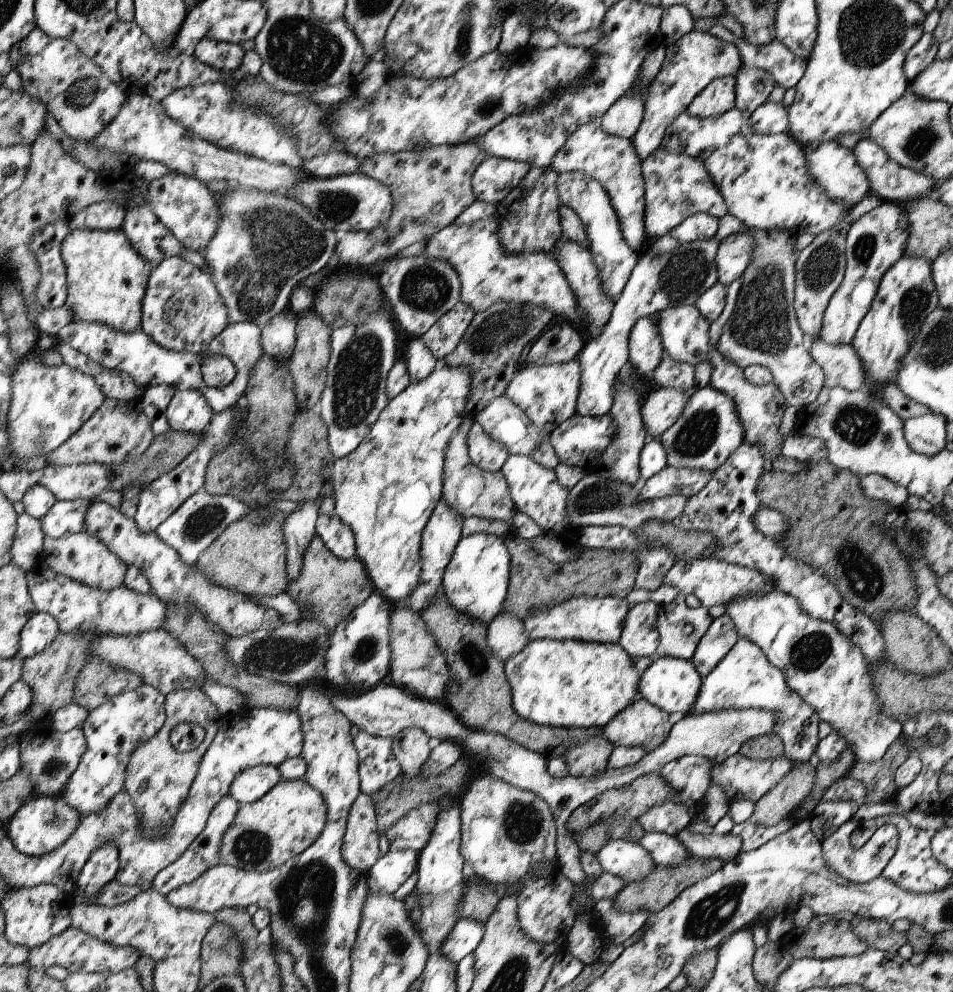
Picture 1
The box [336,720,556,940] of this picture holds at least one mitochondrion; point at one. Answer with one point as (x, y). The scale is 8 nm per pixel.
(520, 821)

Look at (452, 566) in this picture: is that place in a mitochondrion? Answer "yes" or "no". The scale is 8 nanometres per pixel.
no

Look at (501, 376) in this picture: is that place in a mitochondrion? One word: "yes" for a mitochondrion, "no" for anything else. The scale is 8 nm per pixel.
no

